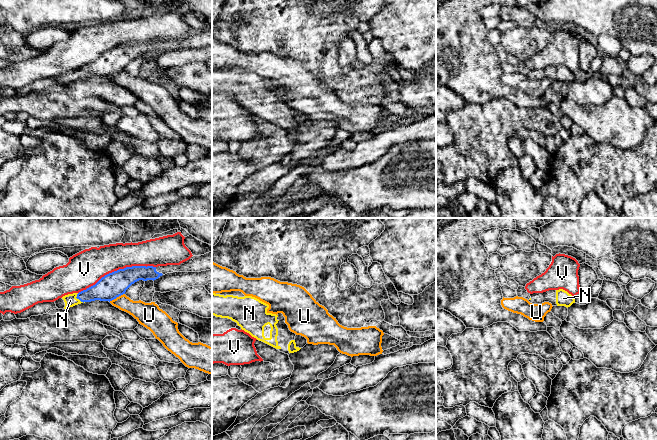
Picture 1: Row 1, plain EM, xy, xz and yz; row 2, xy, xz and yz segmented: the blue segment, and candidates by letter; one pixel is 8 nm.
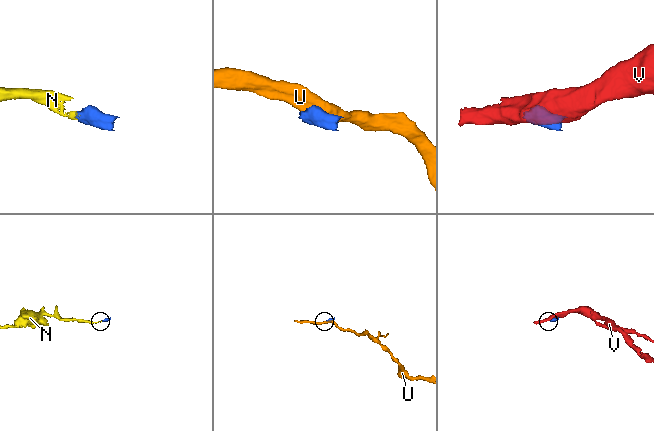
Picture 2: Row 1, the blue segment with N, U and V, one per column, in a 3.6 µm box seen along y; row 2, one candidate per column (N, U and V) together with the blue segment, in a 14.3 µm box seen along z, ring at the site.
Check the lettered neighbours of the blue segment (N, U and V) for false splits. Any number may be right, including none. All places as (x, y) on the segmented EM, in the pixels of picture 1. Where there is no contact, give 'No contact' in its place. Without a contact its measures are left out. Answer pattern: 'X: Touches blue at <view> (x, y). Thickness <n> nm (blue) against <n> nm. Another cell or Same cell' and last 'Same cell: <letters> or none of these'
N: Touches blue at xy (78, 298). Thickness 190 nm (blue) against 100 nm. Same cell
U: Touches blue at xy (116, 297). Thickness 200 nm (blue) against 160 nm. Another cell
V: Touches blue at xy (117, 270). Thickness 200 nm (blue) against 280 nm. Another cell
Same cell: N

